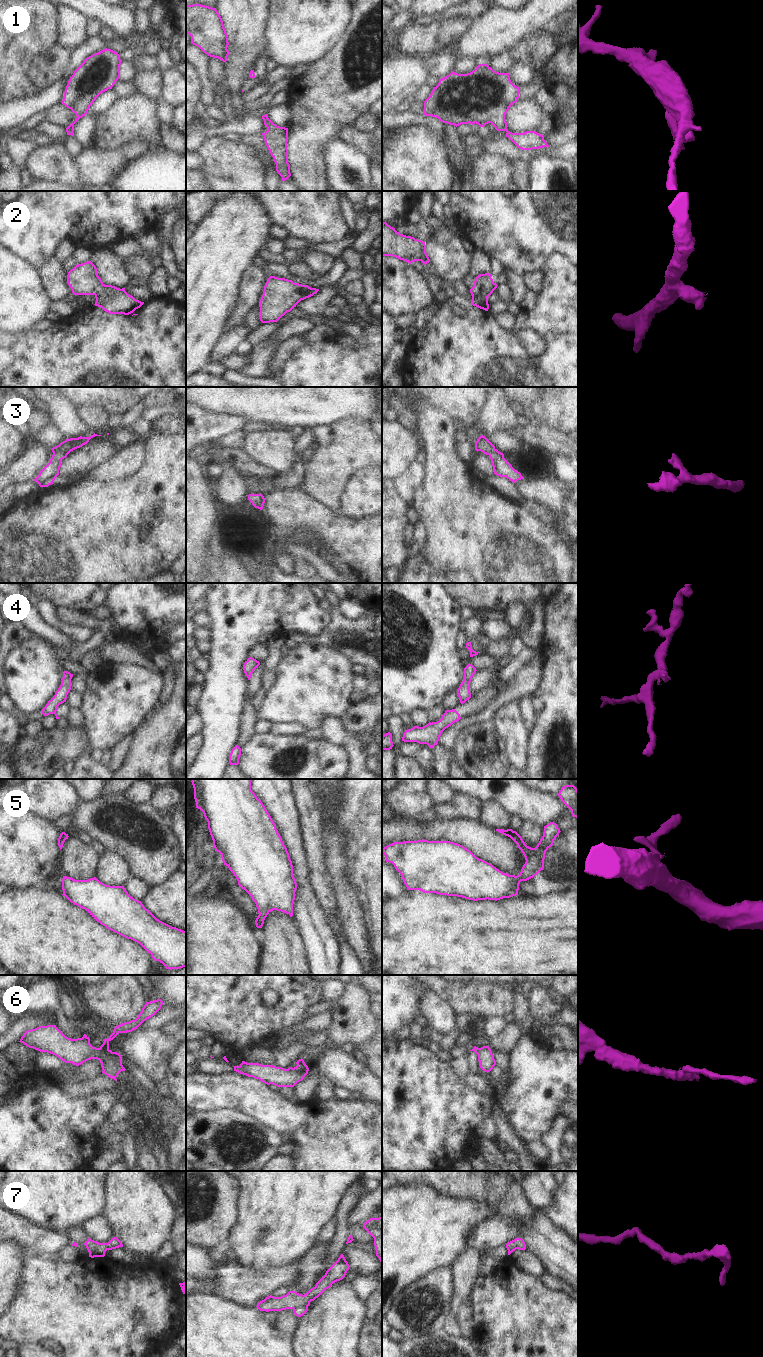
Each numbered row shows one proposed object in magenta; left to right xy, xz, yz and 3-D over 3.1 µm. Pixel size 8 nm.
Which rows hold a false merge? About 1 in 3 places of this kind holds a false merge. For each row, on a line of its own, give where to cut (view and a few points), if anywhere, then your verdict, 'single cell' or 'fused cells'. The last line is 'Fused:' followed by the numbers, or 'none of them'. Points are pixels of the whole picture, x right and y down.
1: cut none; single cell
2: cut none; single cell
3: cut none; single cell
4: cut xy (57, 706), (53, 713); fused cells
5: cut none; single cell
6: cut xz (289, 1067), (298, 1071), (308, 1070); fused cells
7: cut none; single cell
Fused: 4, 6

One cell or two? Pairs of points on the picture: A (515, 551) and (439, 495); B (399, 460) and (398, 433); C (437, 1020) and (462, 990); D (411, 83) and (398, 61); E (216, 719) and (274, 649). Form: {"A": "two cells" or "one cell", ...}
{"A": "one cell", "B": "one cell", "C": "two cells", "D": "one cell", "E": "two cells"}

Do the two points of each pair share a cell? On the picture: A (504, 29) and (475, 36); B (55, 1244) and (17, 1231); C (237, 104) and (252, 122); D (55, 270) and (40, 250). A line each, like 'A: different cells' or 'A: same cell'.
A: same cell
B: same cell
C: different cells
D: different cells

